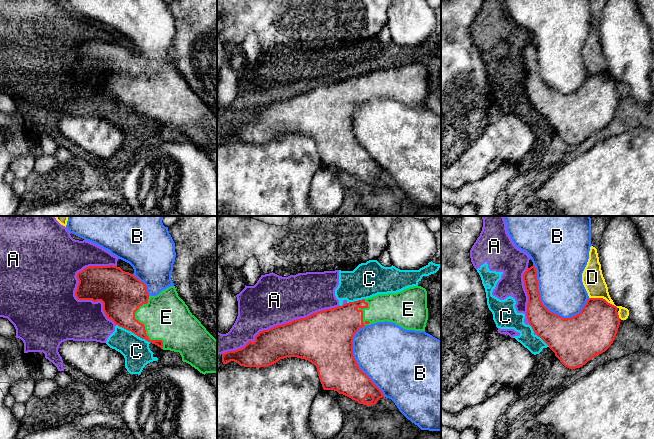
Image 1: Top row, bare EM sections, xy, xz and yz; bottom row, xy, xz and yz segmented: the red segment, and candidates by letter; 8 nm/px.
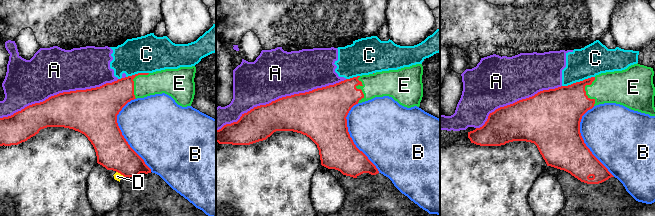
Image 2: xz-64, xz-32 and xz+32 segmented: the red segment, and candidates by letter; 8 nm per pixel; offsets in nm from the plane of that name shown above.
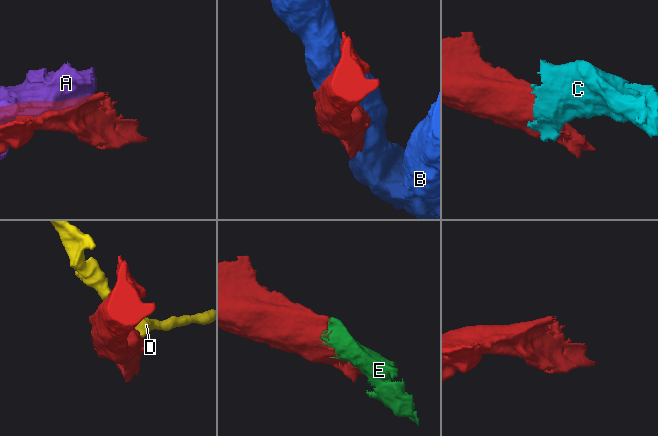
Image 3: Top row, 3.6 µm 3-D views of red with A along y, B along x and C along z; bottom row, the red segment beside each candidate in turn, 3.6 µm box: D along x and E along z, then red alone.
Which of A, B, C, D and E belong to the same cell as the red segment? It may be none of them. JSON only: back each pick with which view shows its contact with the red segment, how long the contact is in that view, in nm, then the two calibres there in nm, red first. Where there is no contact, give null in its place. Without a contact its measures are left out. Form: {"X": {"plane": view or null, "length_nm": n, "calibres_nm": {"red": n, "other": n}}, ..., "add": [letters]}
{"E": {"plane": "xy", "length_nm": 440, "calibres_nm": {"red": 280, "other": 380}}, "add": ["E"]}

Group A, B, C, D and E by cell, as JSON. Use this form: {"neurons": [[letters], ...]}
{"neurons": [["A", "C"], ["B"], ["D"], ["E"]]}

